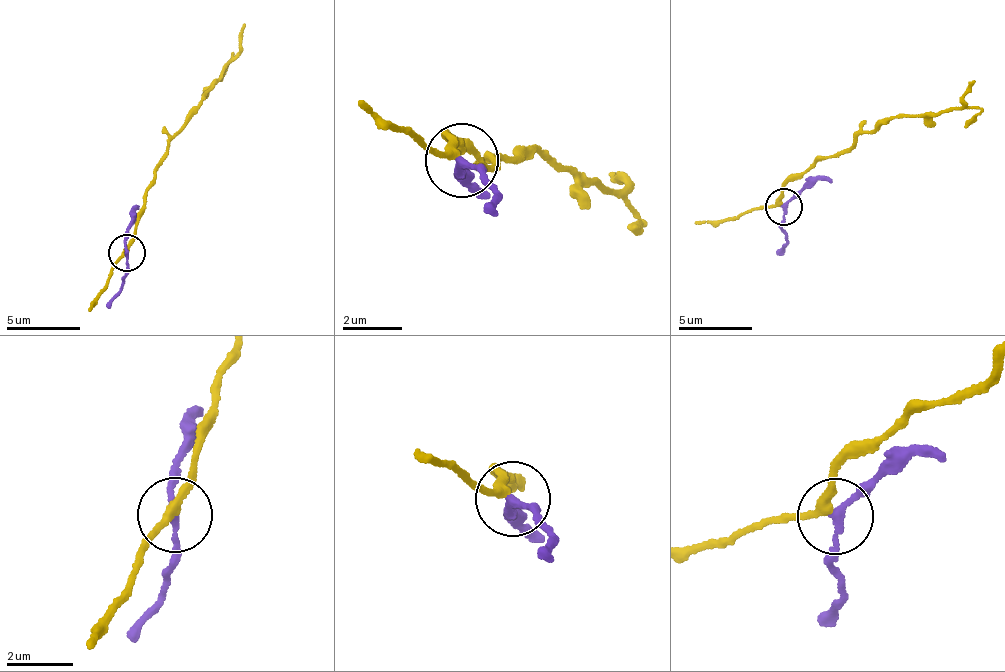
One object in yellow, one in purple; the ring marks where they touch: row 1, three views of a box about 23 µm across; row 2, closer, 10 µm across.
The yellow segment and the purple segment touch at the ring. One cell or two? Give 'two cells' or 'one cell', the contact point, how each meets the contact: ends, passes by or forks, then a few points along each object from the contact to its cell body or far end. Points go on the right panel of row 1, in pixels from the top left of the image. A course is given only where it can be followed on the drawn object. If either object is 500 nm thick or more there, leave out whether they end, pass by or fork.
two cells; place (783, 207); yellow passes by; purple passes by; course yellow (781, 207), (786, 180), (895, 118), (950, 113), (974, 106), (979, 114), (963, 127); course purple (783, 208), (784, 241), (775, 253)

